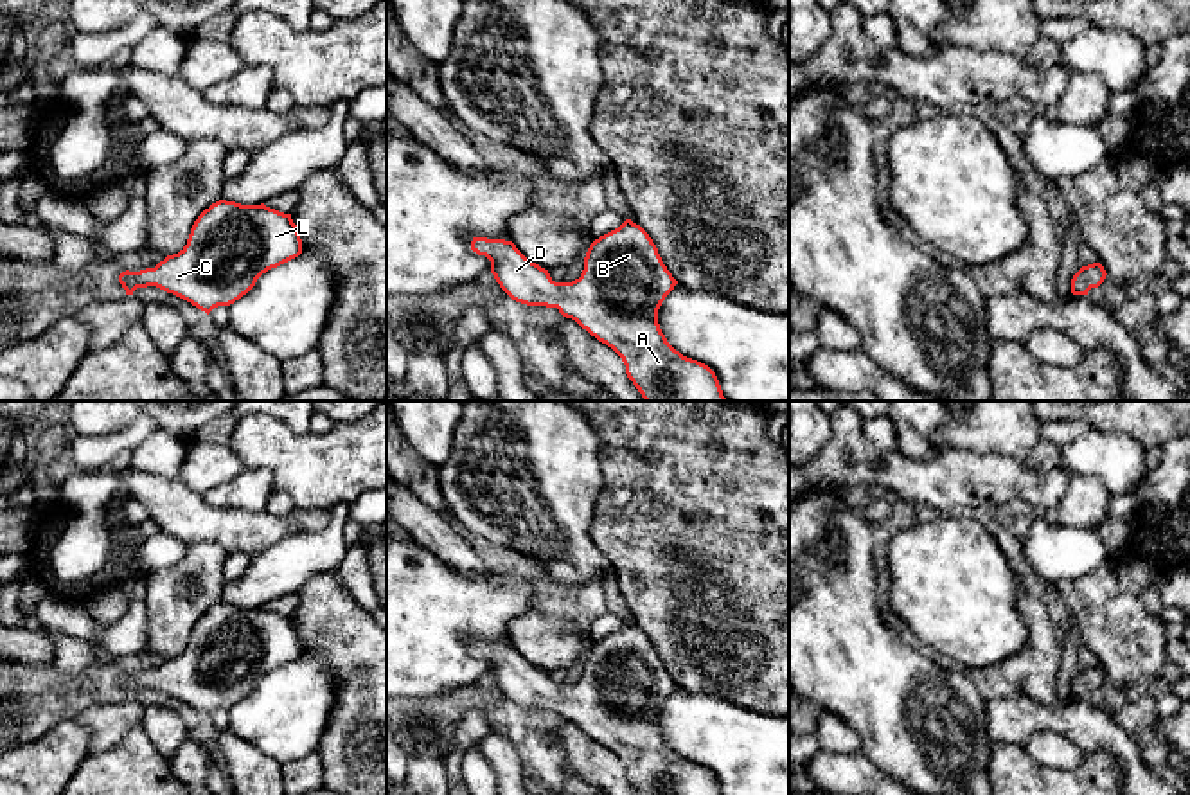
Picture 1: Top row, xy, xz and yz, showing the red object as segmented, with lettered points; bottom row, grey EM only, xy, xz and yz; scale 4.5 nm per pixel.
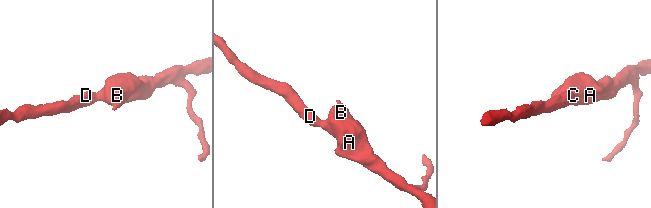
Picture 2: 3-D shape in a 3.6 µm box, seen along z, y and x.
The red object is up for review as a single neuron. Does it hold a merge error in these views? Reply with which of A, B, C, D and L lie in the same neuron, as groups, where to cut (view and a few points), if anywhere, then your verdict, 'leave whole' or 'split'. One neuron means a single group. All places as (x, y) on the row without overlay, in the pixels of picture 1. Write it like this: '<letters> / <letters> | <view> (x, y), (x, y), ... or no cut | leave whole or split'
A B C D L | no cut | leave whole

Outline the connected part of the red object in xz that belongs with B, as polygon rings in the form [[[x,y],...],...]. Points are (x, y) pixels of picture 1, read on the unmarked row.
[[[631,622],[590,648],[584,673],[572,685],[555,685],[548,673],[528,664],[512,644],[473,640],[471,653],[491,664],[491,676],[512,703],[557,710],[563,719],[611,750],[638,795],[723,795],[708,768],[683,759],[662,736],[658,712],[678,683],[663,667],[649,637]]]

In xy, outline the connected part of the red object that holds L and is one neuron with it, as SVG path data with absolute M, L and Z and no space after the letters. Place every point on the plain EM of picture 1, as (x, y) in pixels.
M219 603L194 624L187 648L155 671L122 674L126 698L156 689L207 718L246 698L257 682L302 657L291 617Z

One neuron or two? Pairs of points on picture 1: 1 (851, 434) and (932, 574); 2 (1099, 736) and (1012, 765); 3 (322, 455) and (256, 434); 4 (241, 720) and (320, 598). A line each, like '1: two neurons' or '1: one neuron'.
1: two neurons
2: two neurons
3: one neuron
4: two neurons

